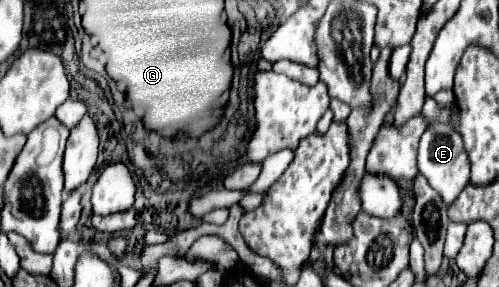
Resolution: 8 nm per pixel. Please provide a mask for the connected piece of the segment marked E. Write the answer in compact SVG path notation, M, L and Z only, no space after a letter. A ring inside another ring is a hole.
M434 123L430 129L426 129L418 147L418 171L440 193L446 205L452 203L458 197L460 189L464 189L464 185L470 181L470 159L464 149L462 135L444 123Z

